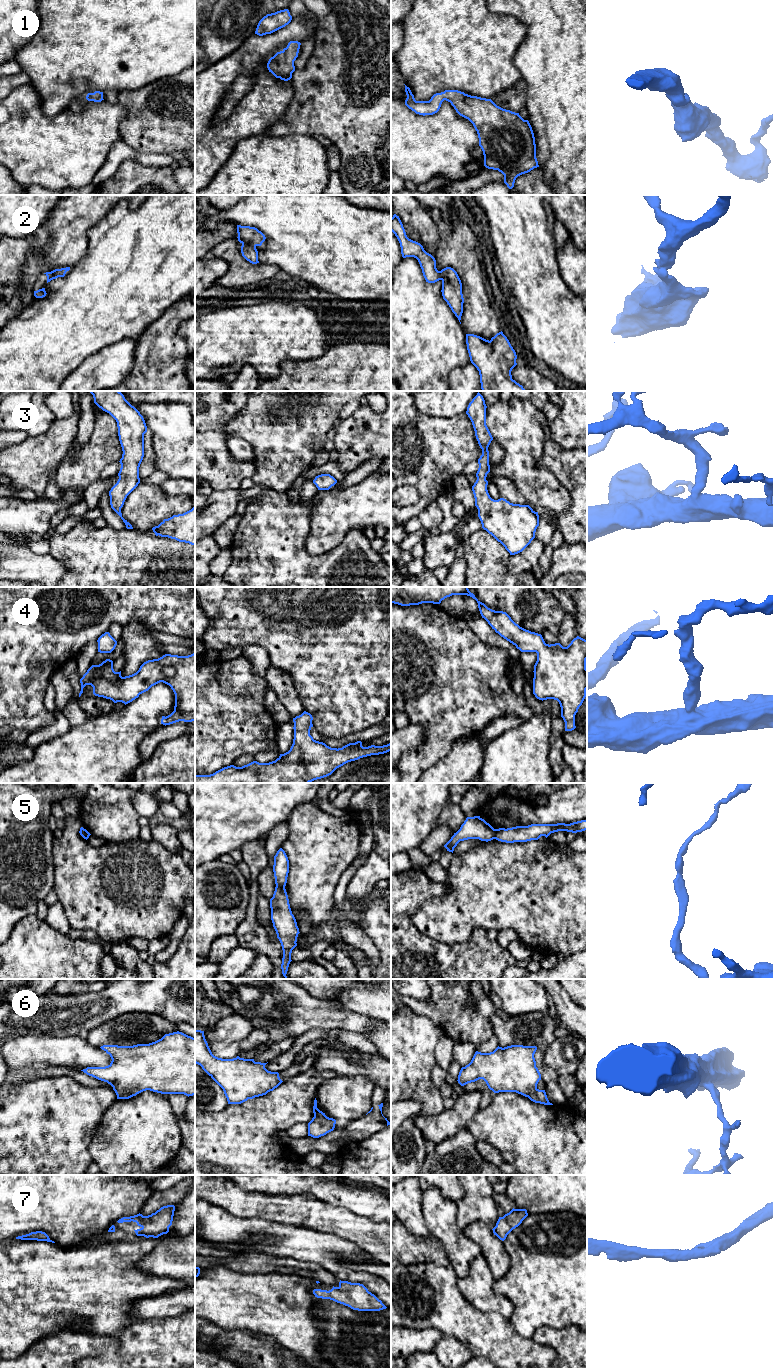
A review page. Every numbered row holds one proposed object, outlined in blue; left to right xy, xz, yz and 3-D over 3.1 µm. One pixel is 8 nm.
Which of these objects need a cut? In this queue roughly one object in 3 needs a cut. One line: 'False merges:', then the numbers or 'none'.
False merges: 5

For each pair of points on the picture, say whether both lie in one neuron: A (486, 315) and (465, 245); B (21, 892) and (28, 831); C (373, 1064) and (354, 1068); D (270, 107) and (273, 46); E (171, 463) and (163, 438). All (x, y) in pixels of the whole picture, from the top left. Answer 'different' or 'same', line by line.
A: same
B: same
C: same
D: same
E: same

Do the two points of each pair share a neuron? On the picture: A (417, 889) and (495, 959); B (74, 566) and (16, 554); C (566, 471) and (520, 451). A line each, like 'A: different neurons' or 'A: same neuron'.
A: same neuron
B: different neurons
C: different neurons

